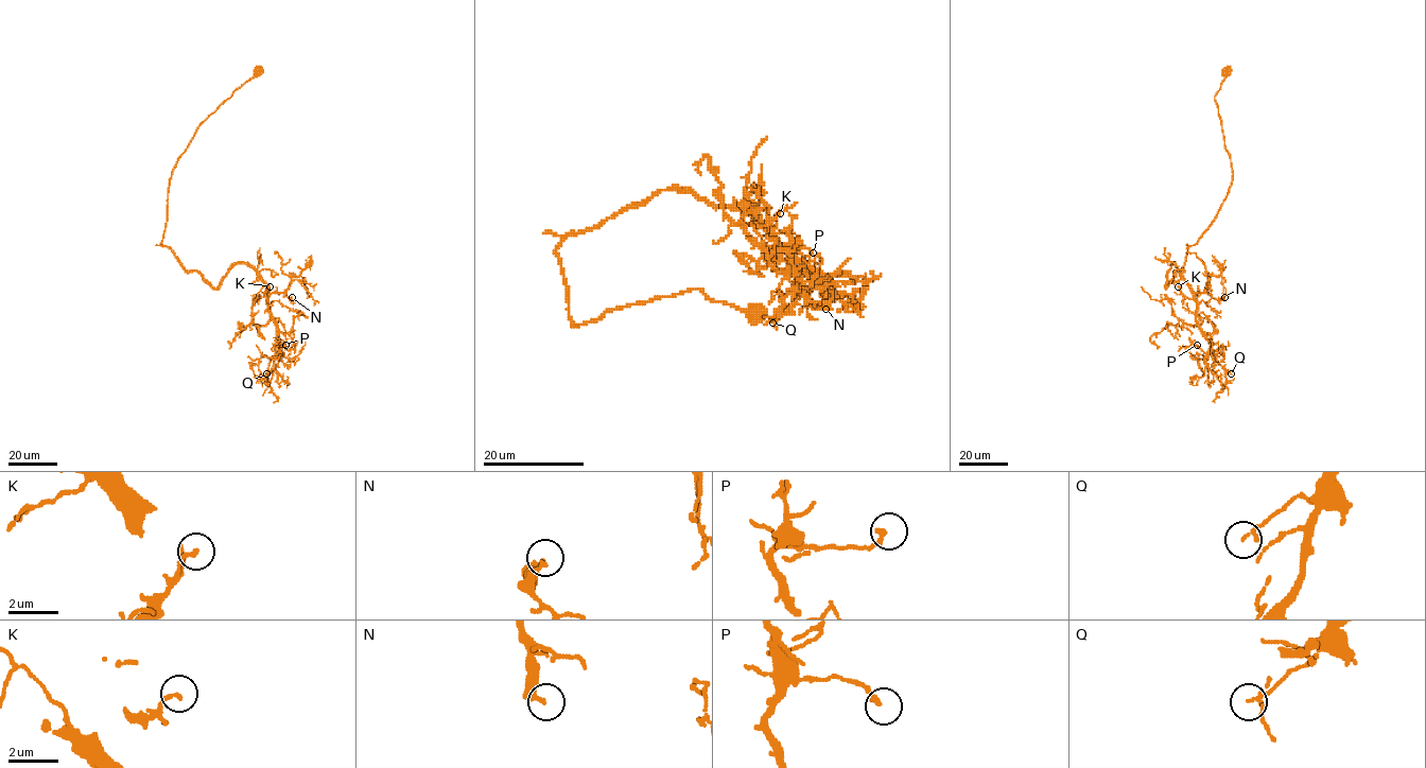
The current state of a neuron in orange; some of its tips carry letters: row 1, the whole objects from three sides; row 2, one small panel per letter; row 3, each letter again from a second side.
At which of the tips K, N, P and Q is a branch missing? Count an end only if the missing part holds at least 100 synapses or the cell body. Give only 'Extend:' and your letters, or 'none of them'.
Extend: none of them

